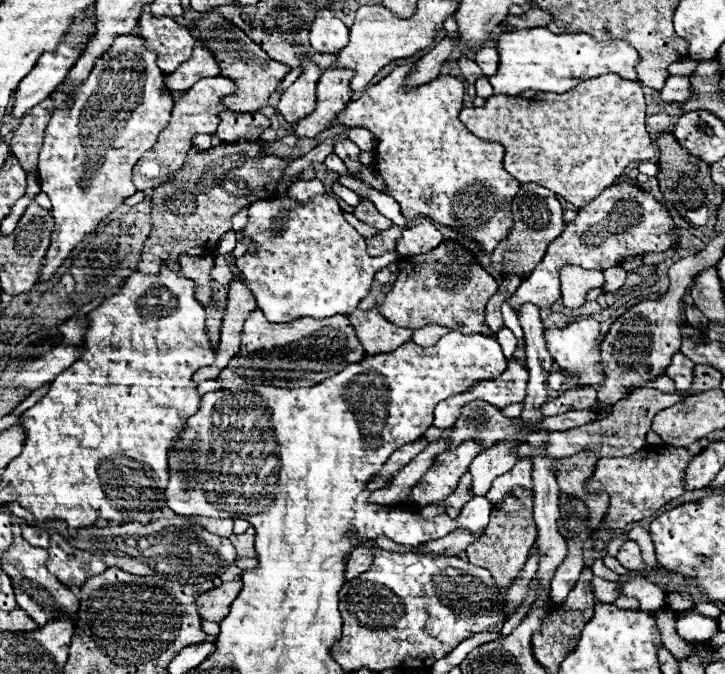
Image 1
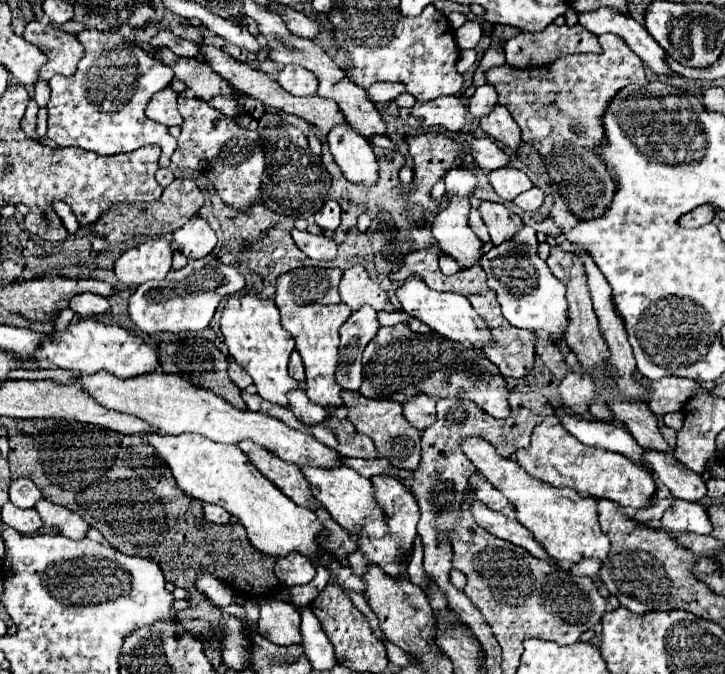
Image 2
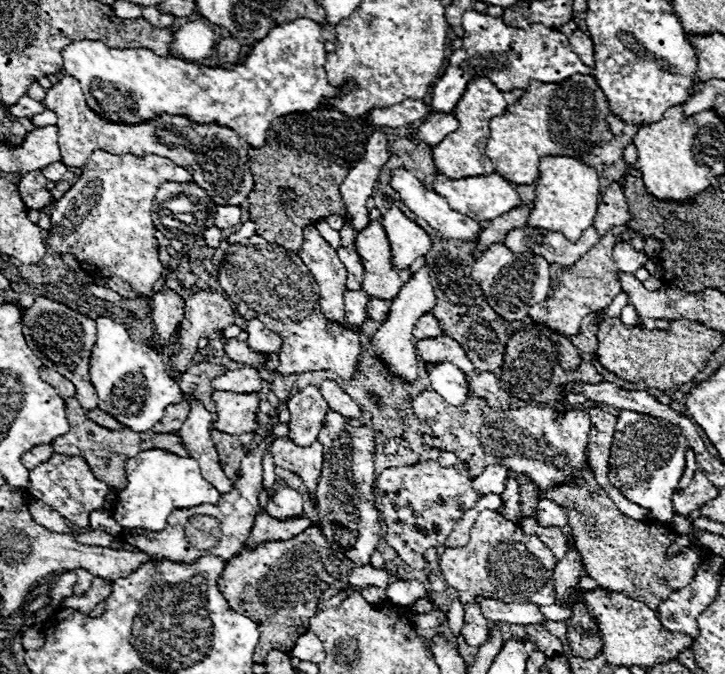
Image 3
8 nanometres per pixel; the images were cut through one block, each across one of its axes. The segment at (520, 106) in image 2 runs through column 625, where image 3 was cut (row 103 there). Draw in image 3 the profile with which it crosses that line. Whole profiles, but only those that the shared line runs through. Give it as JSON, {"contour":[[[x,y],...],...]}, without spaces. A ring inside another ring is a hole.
{"contour":[[[60,74],[46,92],[48,94],[42,104],[46,104],[46,108],[58,116],[58,144],[62,148],[62,162],[68,168],[84,168],[94,150],[104,150],[110,154],[134,154],[140,158],[146,154],[156,154],[186,168],[194,176],[194,182],[210,194],[214,204],[240,206],[254,188],[248,166],[250,144],[232,128],[222,128],[218,124],[196,124],[186,116],[166,114],[142,124],[114,124],[88,108],[80,82],[68,74]]]}

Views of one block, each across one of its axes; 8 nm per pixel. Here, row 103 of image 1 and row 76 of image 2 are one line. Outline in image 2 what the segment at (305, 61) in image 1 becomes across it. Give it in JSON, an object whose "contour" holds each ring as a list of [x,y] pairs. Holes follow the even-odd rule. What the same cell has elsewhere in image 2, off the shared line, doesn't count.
{"contour":[[[284,66],[284,70],[278,74],[278,82],[294,96],[312,96],[316,94],[318,86],[316,76],[302,66]]]}

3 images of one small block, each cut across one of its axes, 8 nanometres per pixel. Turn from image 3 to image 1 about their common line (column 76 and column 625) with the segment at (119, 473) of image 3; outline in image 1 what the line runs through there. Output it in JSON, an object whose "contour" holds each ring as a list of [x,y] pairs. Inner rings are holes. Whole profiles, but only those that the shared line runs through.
{"contour":[[[640,388],[638,392],[632,392],[628,400],[616,402],[612,406],[614,412],[606,420],[592,422],[592,424],[586,424],[586,426],[580,426],[574,430],[566,430],[566,432],[550,432],[548,444],[546,444],[548,456],[550,458],[564,458],[564,456],[572,456],[576,452],[586,452],[586,450],[594,452],[598,458],[620,458],[620,456],[634,454],[634,452],[644,448],[652,418],[660,410],[676,404],[682,398],[684,396],[680,396],[678,392],[666,394],[666,392],[660,392],[656,388]]]}

